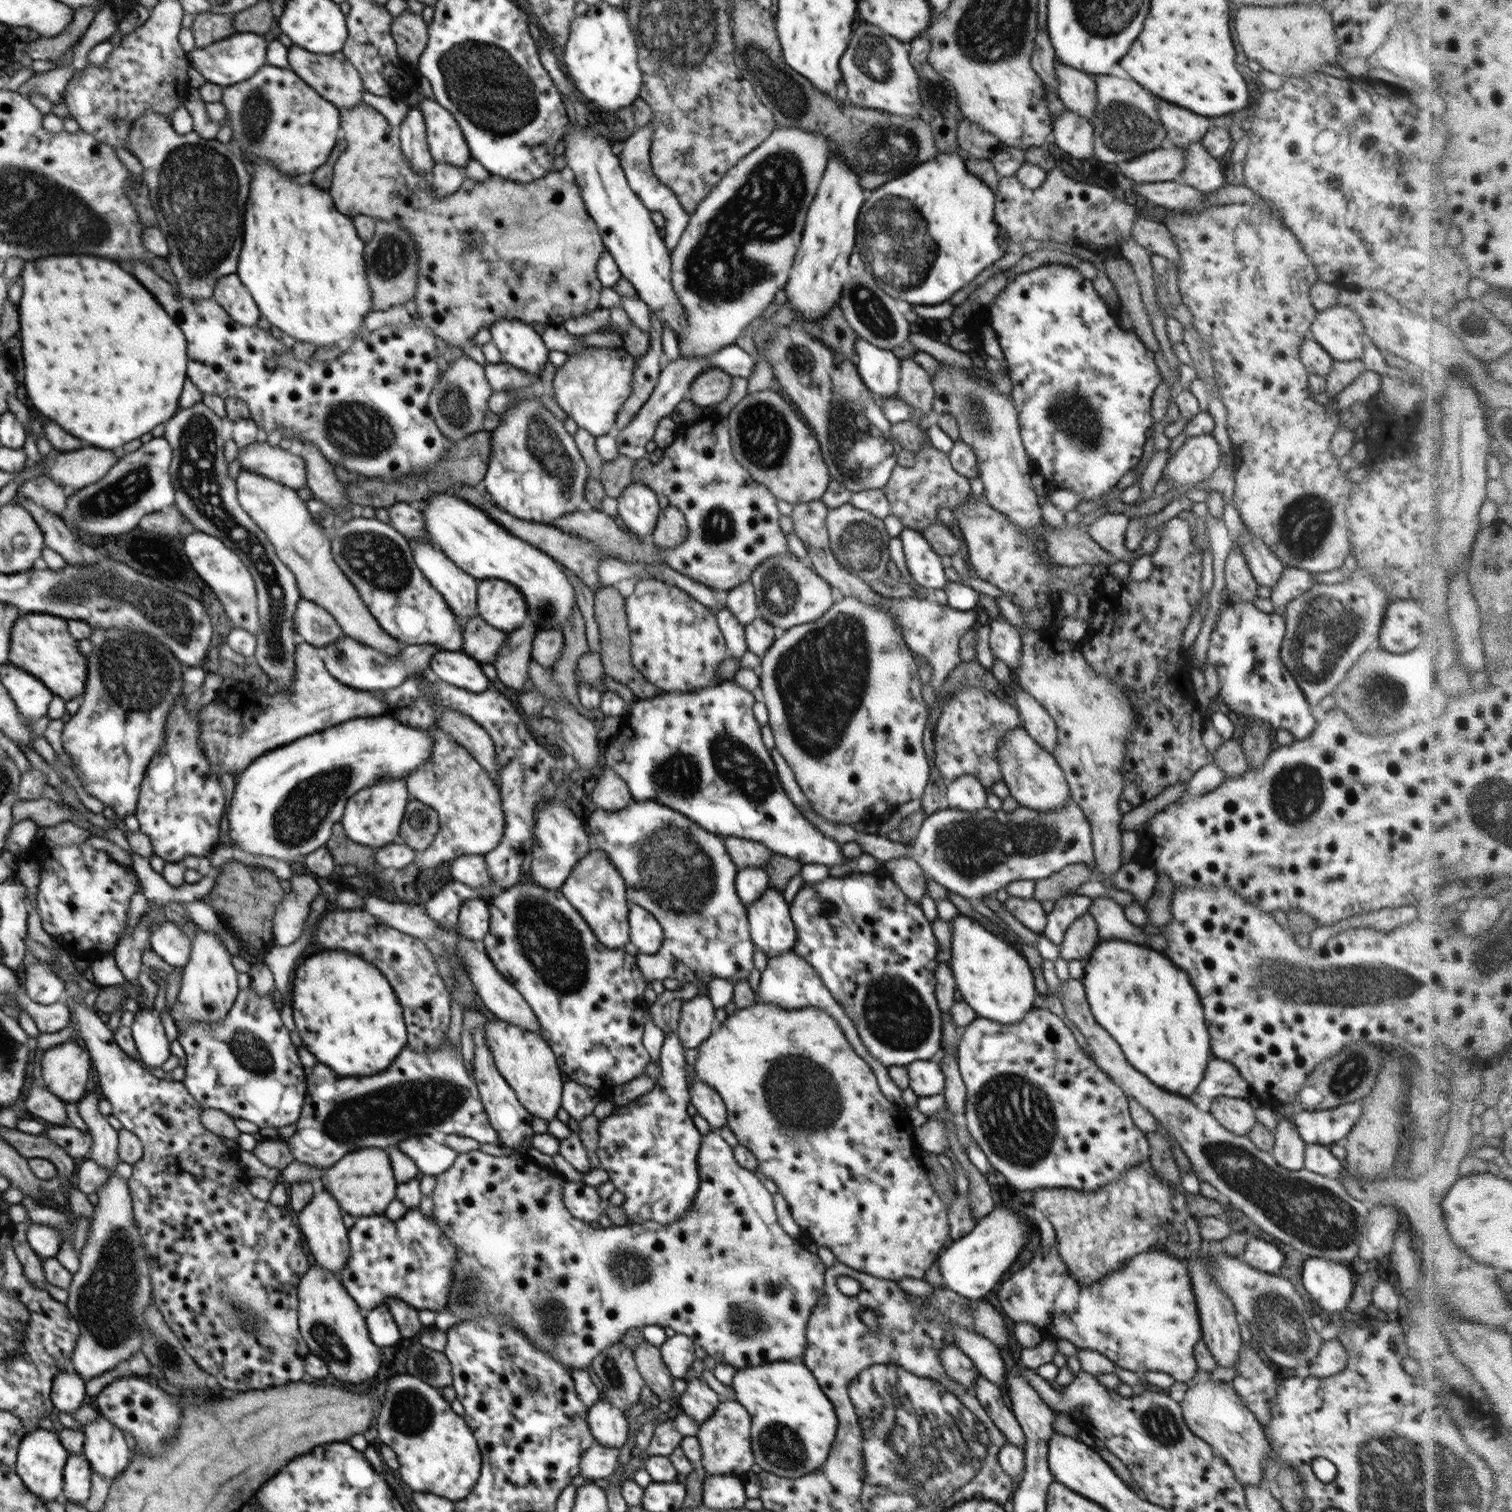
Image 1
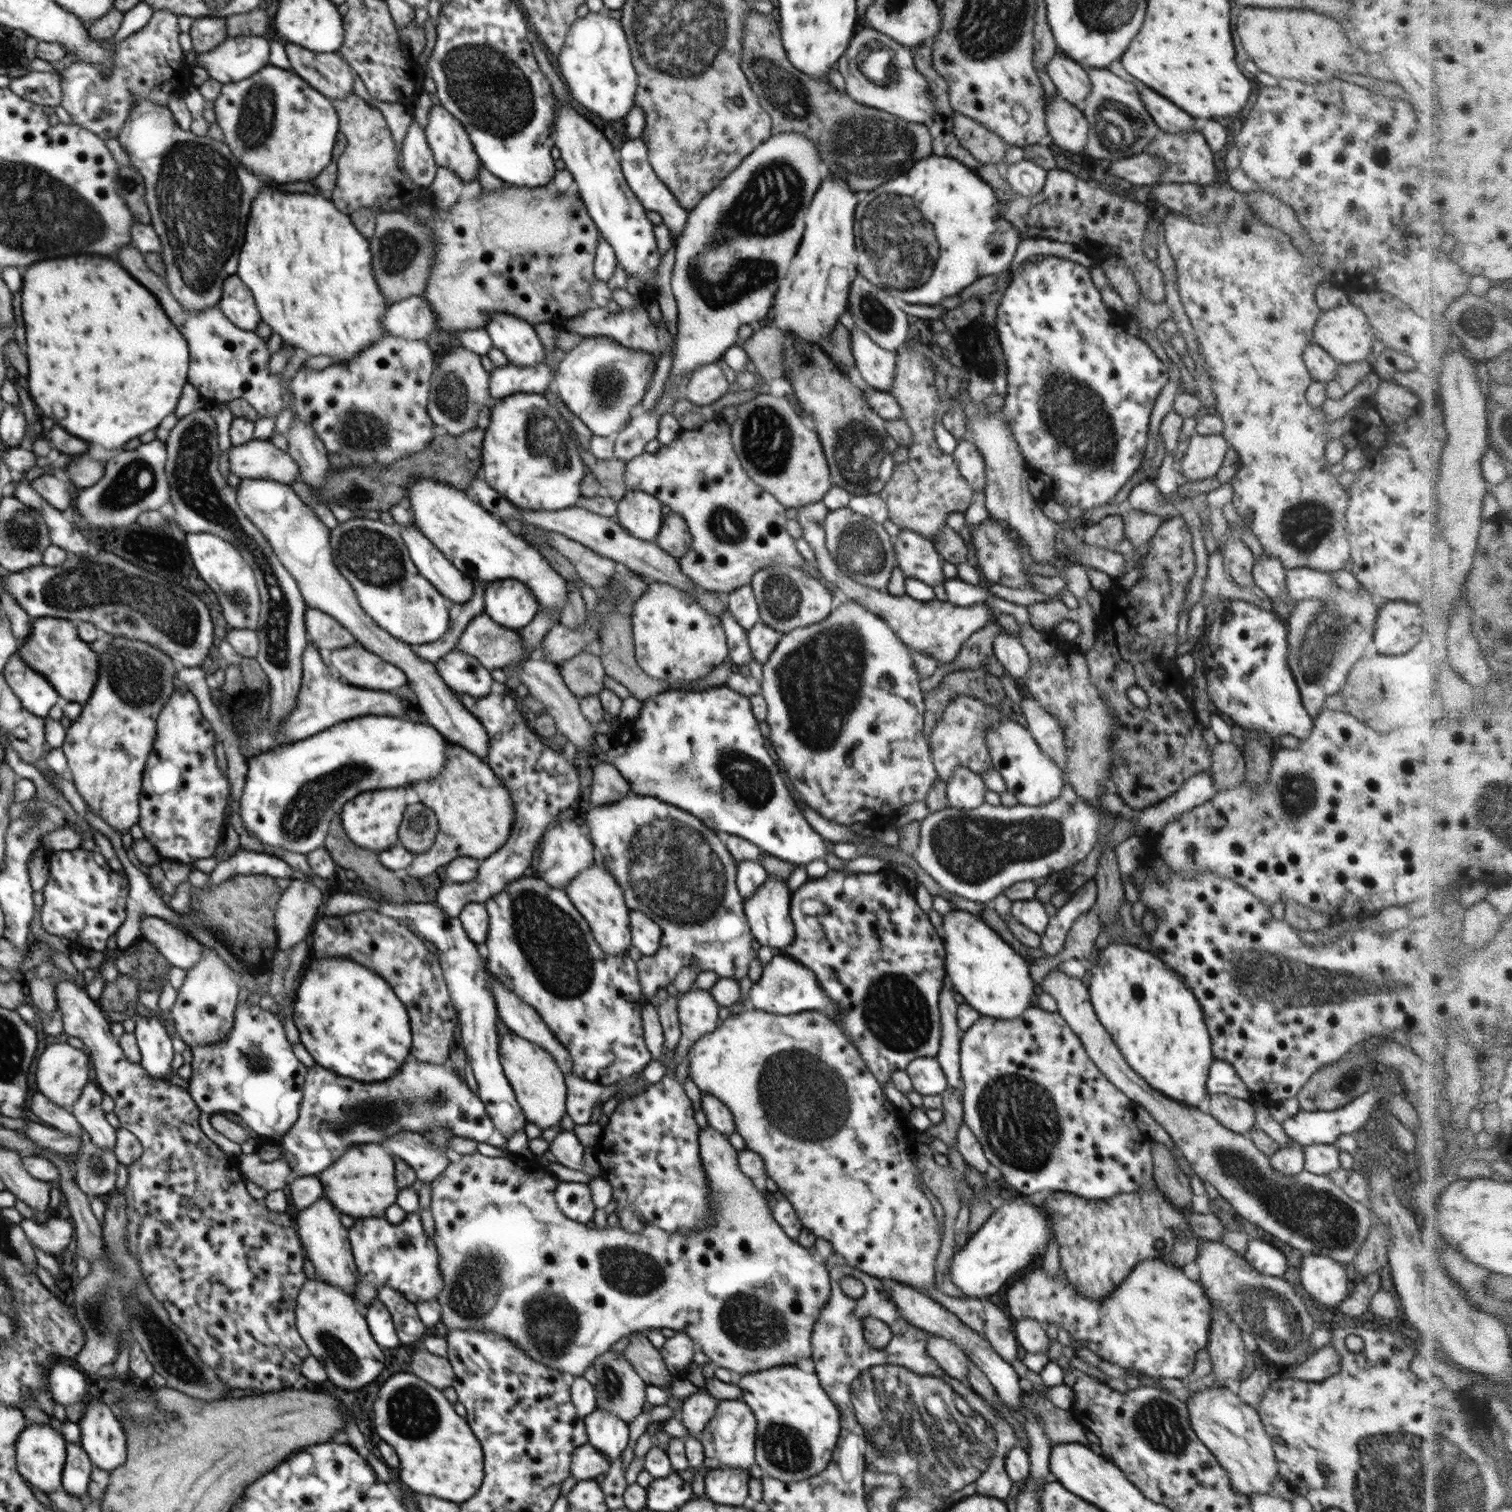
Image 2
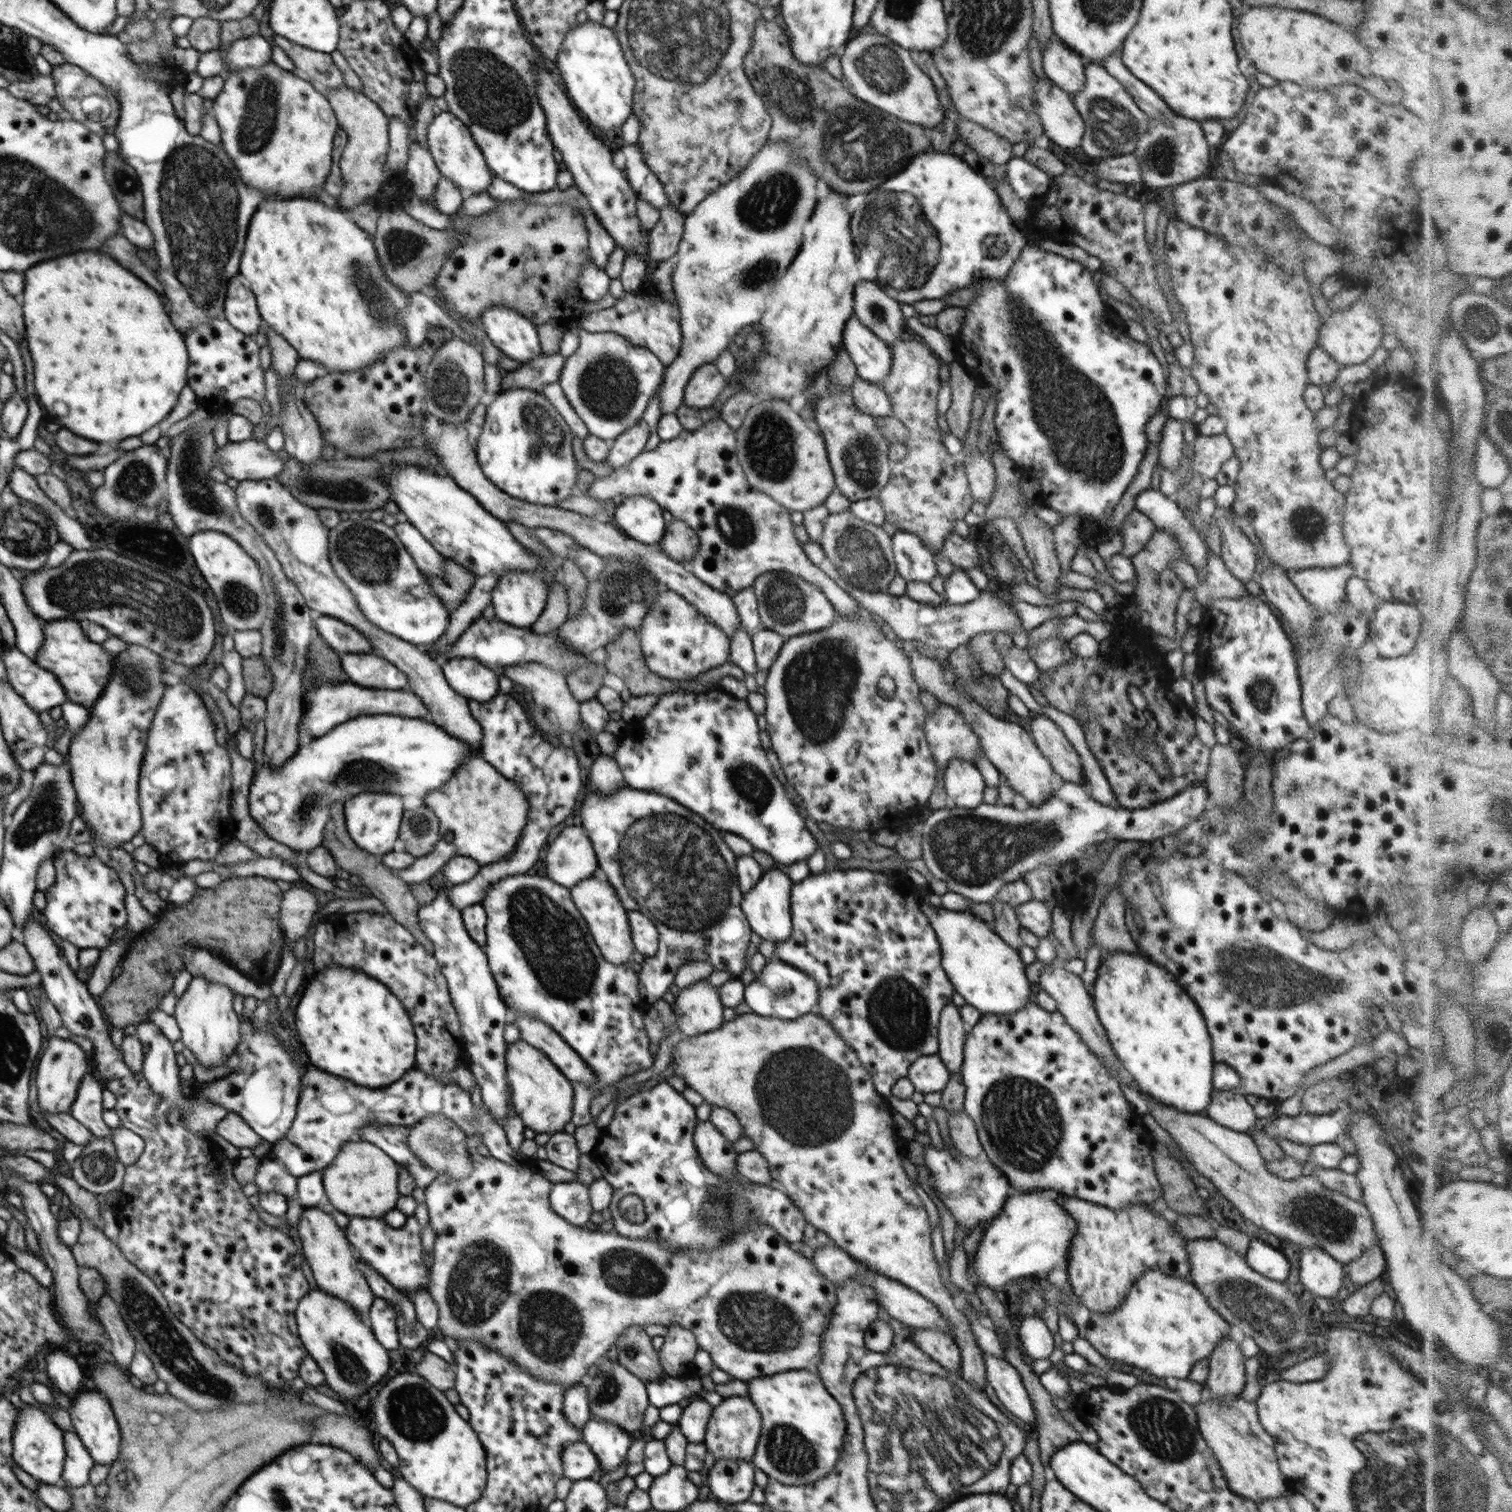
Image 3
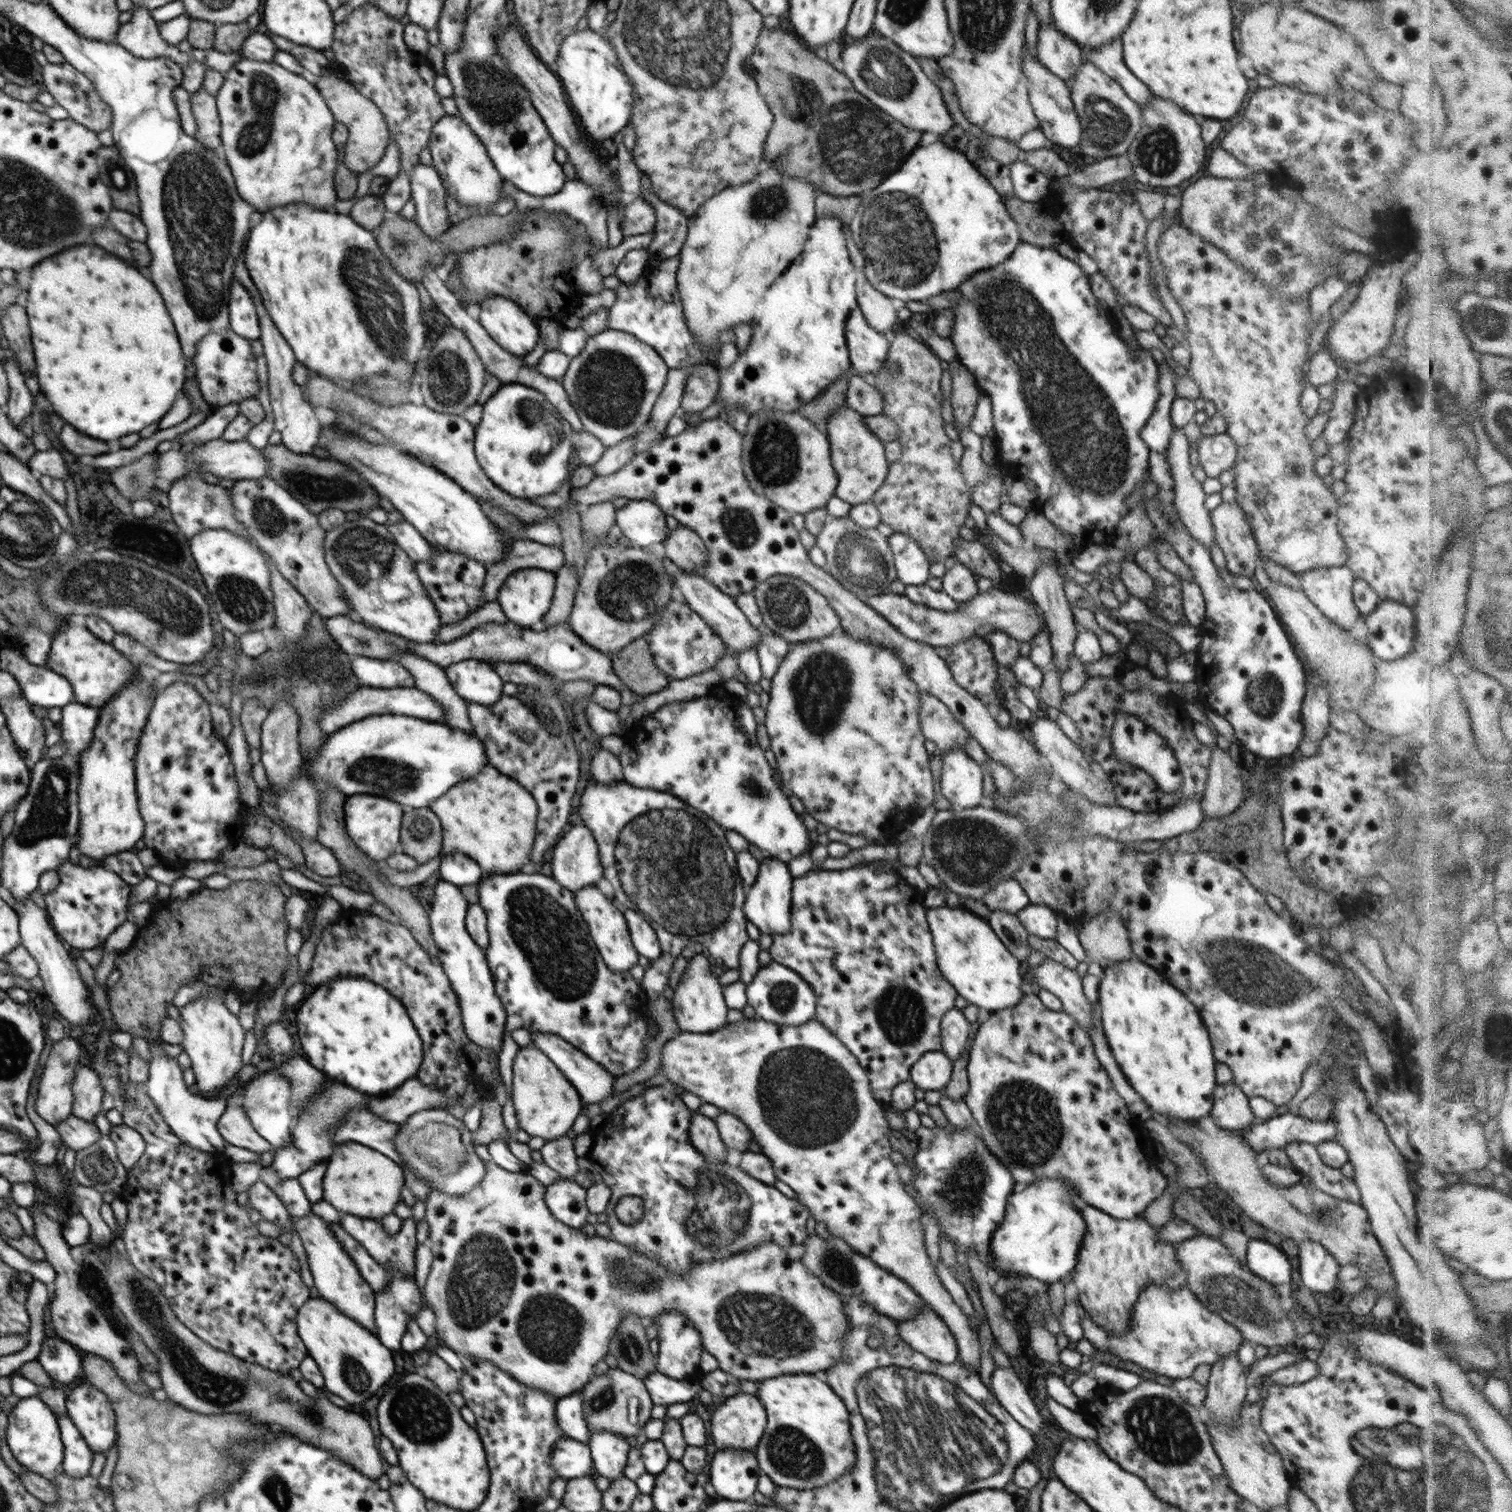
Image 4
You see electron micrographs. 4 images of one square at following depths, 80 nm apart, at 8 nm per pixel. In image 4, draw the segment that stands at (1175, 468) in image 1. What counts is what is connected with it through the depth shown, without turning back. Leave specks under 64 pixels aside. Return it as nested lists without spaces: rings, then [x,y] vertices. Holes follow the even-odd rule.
[[[1226,432],[1205,436],[1196,448],[1199,452],[1199,465],[1207,476],[1218,479],[1218,476],[1233,466],[1237,457],[1237,444]]]

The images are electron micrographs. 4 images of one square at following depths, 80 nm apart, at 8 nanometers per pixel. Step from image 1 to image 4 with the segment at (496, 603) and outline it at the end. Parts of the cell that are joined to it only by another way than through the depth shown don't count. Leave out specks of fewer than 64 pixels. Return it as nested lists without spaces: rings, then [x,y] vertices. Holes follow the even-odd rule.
[[[541,568],[518,569],[504,581],[496,601],[500,604],[509,622],[525,628],[538,628],[550,608],[556,586],[556,574]]]

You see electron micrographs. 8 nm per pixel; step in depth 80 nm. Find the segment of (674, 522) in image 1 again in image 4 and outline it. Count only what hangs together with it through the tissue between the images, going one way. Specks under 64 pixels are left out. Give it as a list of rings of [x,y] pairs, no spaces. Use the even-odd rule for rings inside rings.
[[[680,524],[670,531],[663,544],[666,556],[676,568],[689,574],[702,575],[700,570],[707,562],[707,548],[693,530]]]

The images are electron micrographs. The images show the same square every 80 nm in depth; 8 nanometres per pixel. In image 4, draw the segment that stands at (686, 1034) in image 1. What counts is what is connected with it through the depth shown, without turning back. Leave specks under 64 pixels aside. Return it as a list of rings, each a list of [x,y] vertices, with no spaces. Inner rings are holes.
[[[705,953],[689,957],[690,962],[686,971],[679,978],[679,983],[674,991],[671,1001],[673,1015],[679,1024],[679,1029],[684,1032],[707,1033],[718,1030],[726,1025],[726,1012],[728,1007],[724,1000],[723,987],[718,983],[718,977],[712,973],[710,959]]]

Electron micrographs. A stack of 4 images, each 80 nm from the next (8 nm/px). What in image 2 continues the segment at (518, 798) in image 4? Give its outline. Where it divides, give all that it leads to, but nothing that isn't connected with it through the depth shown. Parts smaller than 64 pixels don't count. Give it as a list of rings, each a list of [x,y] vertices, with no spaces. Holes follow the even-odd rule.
[[[449,741],[446,759],[444,760],[446,760],[446,766],[437,777],[413,782],[411,785],[418,792],[420,802],[434,810],[438,822],[438,833],[432,848],[421,855],[415,855],[407,868],[409,875],[414,876],[414,878],[424,878],[438,868],[441,870],[449,862],[452,862],[452,859],[458,857],[472,857],[483,862],[505,845],[512,831],[515,804],[509,790],[503,785],[503,782],[496,776],[491,767],[474,754],[471,754],[466,748]]]

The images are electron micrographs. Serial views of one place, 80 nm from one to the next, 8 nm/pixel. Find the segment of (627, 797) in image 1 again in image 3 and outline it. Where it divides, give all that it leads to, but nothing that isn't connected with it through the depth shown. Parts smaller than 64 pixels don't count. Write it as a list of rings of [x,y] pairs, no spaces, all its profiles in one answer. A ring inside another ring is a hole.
[[[603,754],[592,764],[588,782],[592,784],[594,791],[598,791],[603,795],[626,787],[625,777],[621,768],[611,756]]]

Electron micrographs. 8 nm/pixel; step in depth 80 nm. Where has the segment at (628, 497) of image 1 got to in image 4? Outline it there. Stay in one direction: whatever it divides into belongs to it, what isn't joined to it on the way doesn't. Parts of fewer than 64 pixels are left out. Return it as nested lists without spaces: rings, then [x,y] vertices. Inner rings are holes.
[[[630,500],[618,509],[616,523],[622,531],[624,541],[640,549],[656,542],[664,542],[670,533],[662,509],[646,500]]]

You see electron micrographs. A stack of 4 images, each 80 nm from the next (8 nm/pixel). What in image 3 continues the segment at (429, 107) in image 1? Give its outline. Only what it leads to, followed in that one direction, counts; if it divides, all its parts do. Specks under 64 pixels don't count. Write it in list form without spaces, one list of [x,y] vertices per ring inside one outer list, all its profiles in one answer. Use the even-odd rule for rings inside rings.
[[[436,110],[432,123],[427,128],[430,154],[442,177],[450,180],[457,188],[487,192],[495,174],[490,170],[480,147],[476,144],[469,128],[450,111]]]

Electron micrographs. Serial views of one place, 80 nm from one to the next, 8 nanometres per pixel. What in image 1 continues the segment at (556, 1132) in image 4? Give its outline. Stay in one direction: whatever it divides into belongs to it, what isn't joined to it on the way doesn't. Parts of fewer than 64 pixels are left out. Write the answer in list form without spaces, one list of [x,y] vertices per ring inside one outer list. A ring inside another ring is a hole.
[[[496,1021],[485,1023],[486,1038],[500,1074],[517,1094],[520,1104],[534,1117],[546,1122],[554,1120],[562,1108],[563,1084],[559,1062],[551,1046],[542,1036],[522,1030],[515,1024]]]

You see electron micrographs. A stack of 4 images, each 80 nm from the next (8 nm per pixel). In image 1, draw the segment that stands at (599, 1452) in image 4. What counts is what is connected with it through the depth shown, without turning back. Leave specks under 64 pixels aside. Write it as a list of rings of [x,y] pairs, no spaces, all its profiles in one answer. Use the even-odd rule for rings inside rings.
[[[599,1398],[588,1410],[587,1421],[594,1439],[600,1445],[621,1449],[628,1439],[626,1418],[621,1410]]]

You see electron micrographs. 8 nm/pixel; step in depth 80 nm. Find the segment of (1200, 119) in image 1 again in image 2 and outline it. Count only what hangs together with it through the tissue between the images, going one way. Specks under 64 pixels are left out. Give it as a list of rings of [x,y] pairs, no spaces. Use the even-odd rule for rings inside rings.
[[[1124,74],[1122,78],[1135,86],[1145,109],[1149,112],[1151,118],[1154,118],[1153,121],[1156,122],[1160,129],[1174,134],[1174,132],[1190,132],[1190,128],[1196,128],[1196,122],[1194,122],[1192,116],[1188,116],[1186,112],[1182,112],[1180,108],[1176,108],[1166,98],[1158,96],[1156,92],[1152,92],[1140,80],[1134,78],[1131,74]]]

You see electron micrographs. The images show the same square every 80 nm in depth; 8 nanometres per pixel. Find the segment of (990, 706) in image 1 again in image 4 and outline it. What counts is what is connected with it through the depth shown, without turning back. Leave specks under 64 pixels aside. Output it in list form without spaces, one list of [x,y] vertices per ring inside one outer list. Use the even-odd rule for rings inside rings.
[[[924,692],[920,694],[920,727],[922,728],[923,735],[926,739],[935,742],[936,753],[940,756],[944,756],[948,750],[966,750],[966,741],[971,734],[964,729],[964,726],[948,711],[946,705],[944,705],[938,698],[928,695]]]

